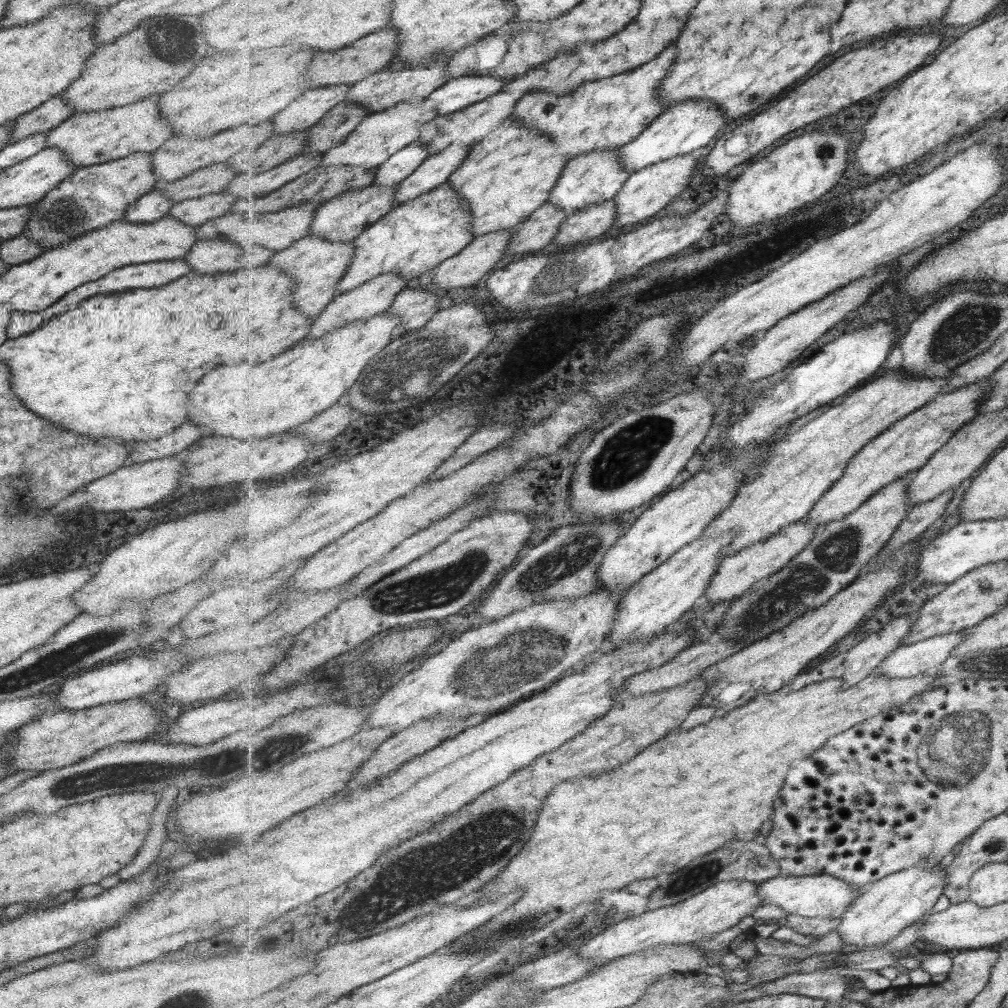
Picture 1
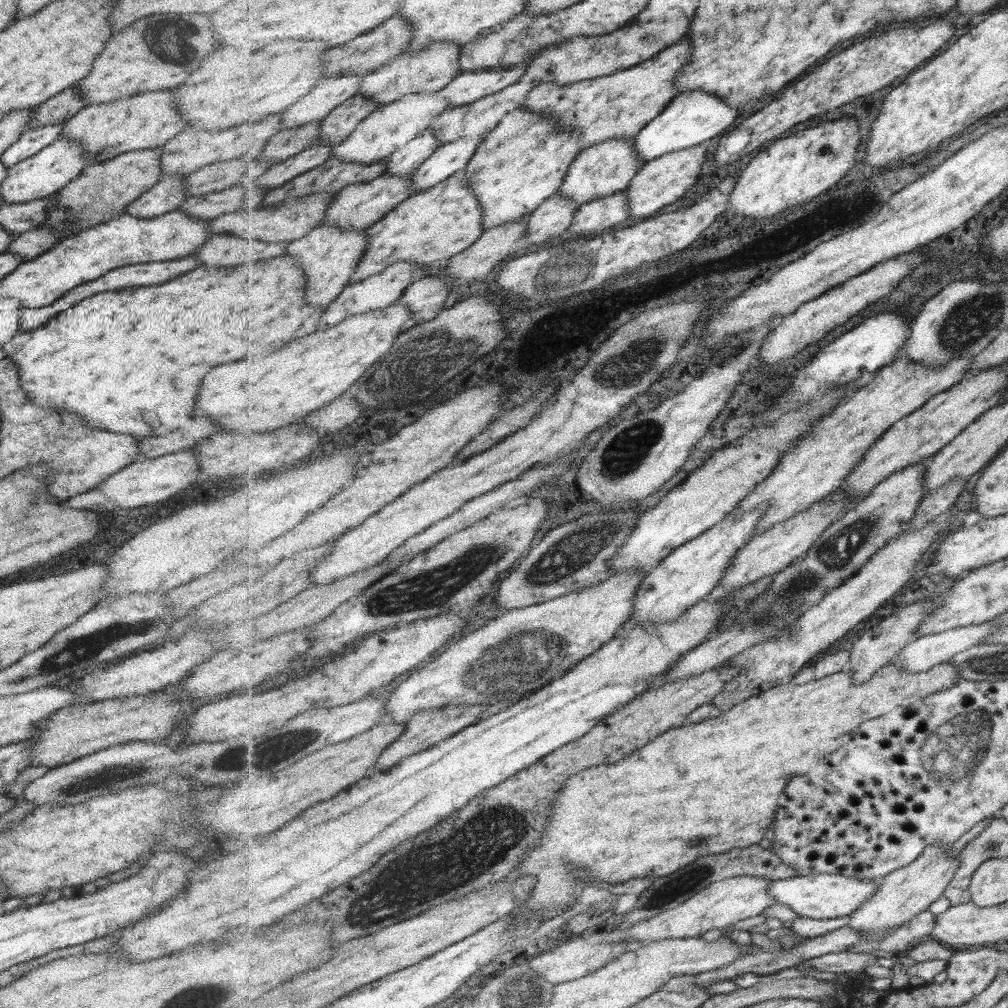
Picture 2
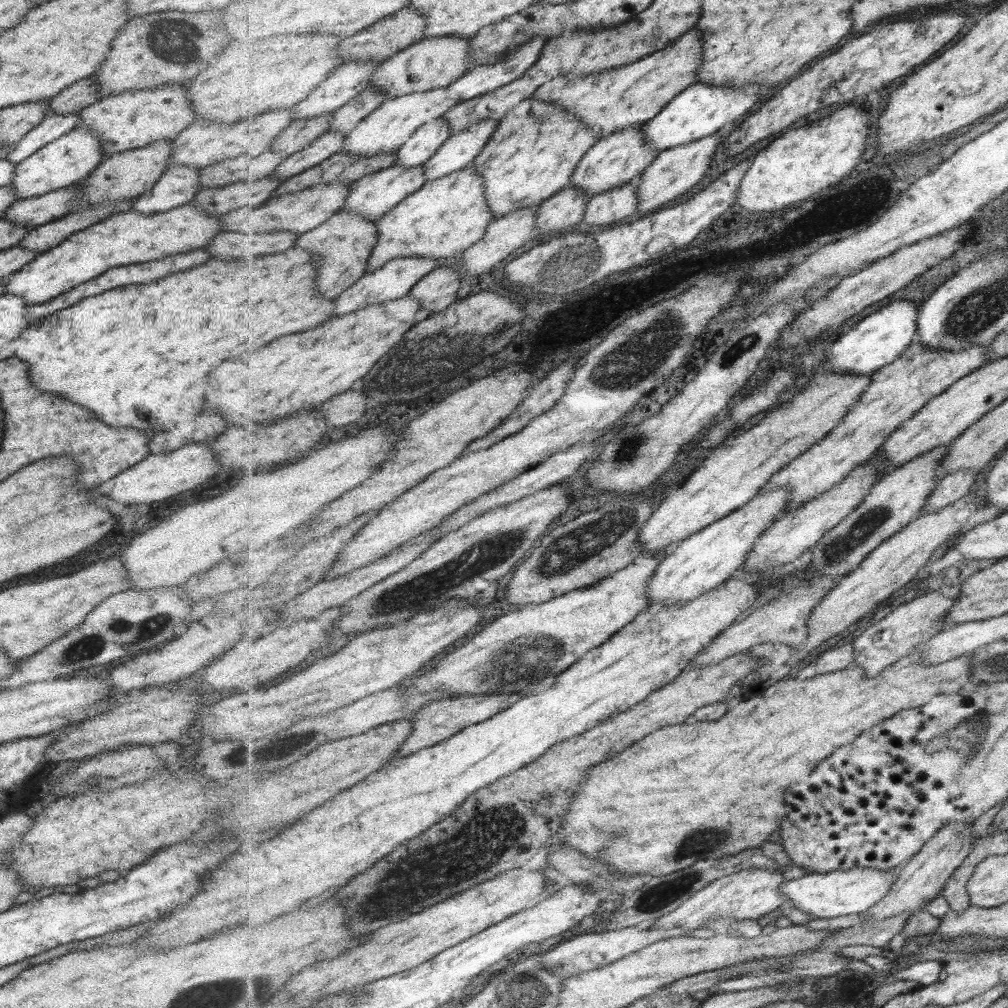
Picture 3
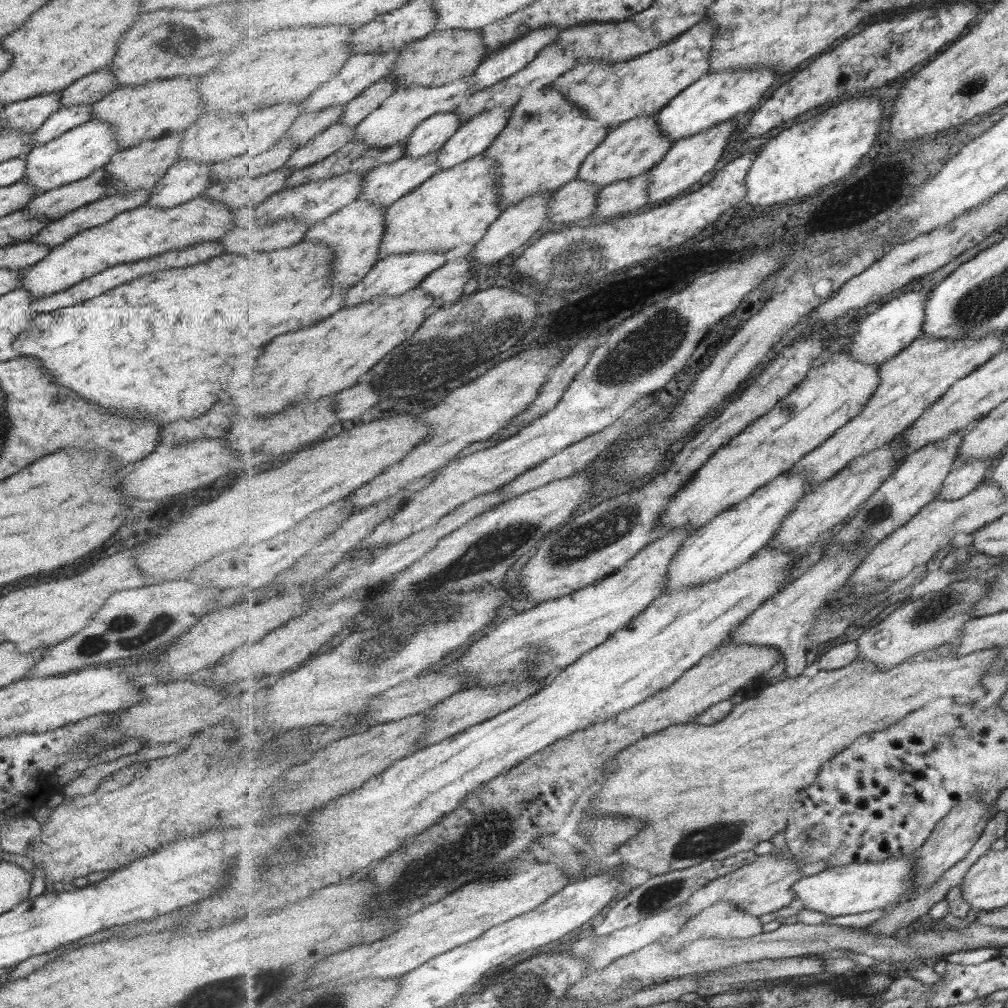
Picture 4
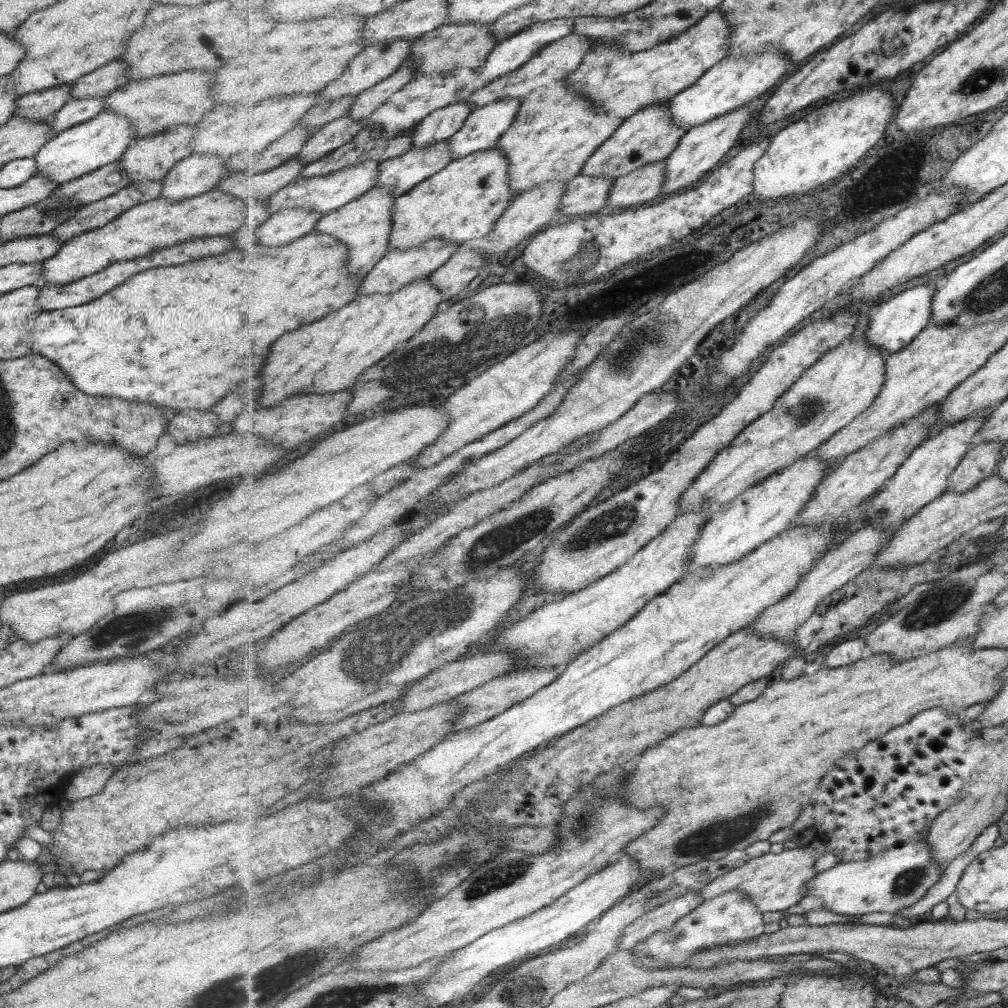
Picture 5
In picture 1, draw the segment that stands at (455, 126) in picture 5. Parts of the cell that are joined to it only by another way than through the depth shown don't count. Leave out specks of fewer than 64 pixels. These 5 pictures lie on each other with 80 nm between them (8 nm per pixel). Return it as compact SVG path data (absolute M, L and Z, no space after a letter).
M417 140L408 144L376 169L373 185L380 187L399 185L425 162L428 154L428 146L423 141Z

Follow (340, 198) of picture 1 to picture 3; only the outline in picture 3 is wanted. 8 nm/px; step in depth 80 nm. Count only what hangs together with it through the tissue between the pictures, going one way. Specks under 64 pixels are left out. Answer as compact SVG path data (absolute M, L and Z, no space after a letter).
M395 165L386 169L381 169L377 173L368 174L361 180L355 181L350 185L350 193L348 194L347 203L345 207L341 208L339 211L344 211L345 209L358 212L359 214L369 217L371 220L377 222L385 213L389 213L401 202L403 202L410 194L417 192L426 184L426 166L419 165L414 167L404 167L401 165Z

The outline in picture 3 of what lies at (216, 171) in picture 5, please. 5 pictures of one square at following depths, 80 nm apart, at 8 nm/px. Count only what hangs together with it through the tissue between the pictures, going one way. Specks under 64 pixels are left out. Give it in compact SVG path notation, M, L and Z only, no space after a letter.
M168 164L158 181L136 198L131 211L153 214L188 204L198 191L199 175L199 168Z

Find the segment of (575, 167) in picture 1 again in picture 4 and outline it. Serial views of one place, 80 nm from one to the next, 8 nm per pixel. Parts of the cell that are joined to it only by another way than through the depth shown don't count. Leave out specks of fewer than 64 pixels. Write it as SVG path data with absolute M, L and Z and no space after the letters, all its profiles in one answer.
M657 114L641 115L611 129L605 141L586 158L578 178L592 182L600 188L651 171L670 152L673 144L665 136Z

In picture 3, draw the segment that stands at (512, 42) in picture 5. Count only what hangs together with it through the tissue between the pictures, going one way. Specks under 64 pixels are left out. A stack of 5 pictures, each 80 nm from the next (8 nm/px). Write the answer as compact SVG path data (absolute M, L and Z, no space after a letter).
M535 37L526 42L521 49L515 49L508 57L495 65L473 66L459 81L453 82L449 88L461 98L461 101L479 98L497 88L507 86L527 74L527 70L539 58L547 43L545 37Z

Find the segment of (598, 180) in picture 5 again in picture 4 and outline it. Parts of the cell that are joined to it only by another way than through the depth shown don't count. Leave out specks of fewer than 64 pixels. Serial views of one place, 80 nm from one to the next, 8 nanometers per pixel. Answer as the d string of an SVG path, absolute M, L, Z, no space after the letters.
M575 179L560 186L548 202L547 220L570 225L588 221L597 211L600 186L583 179Z

